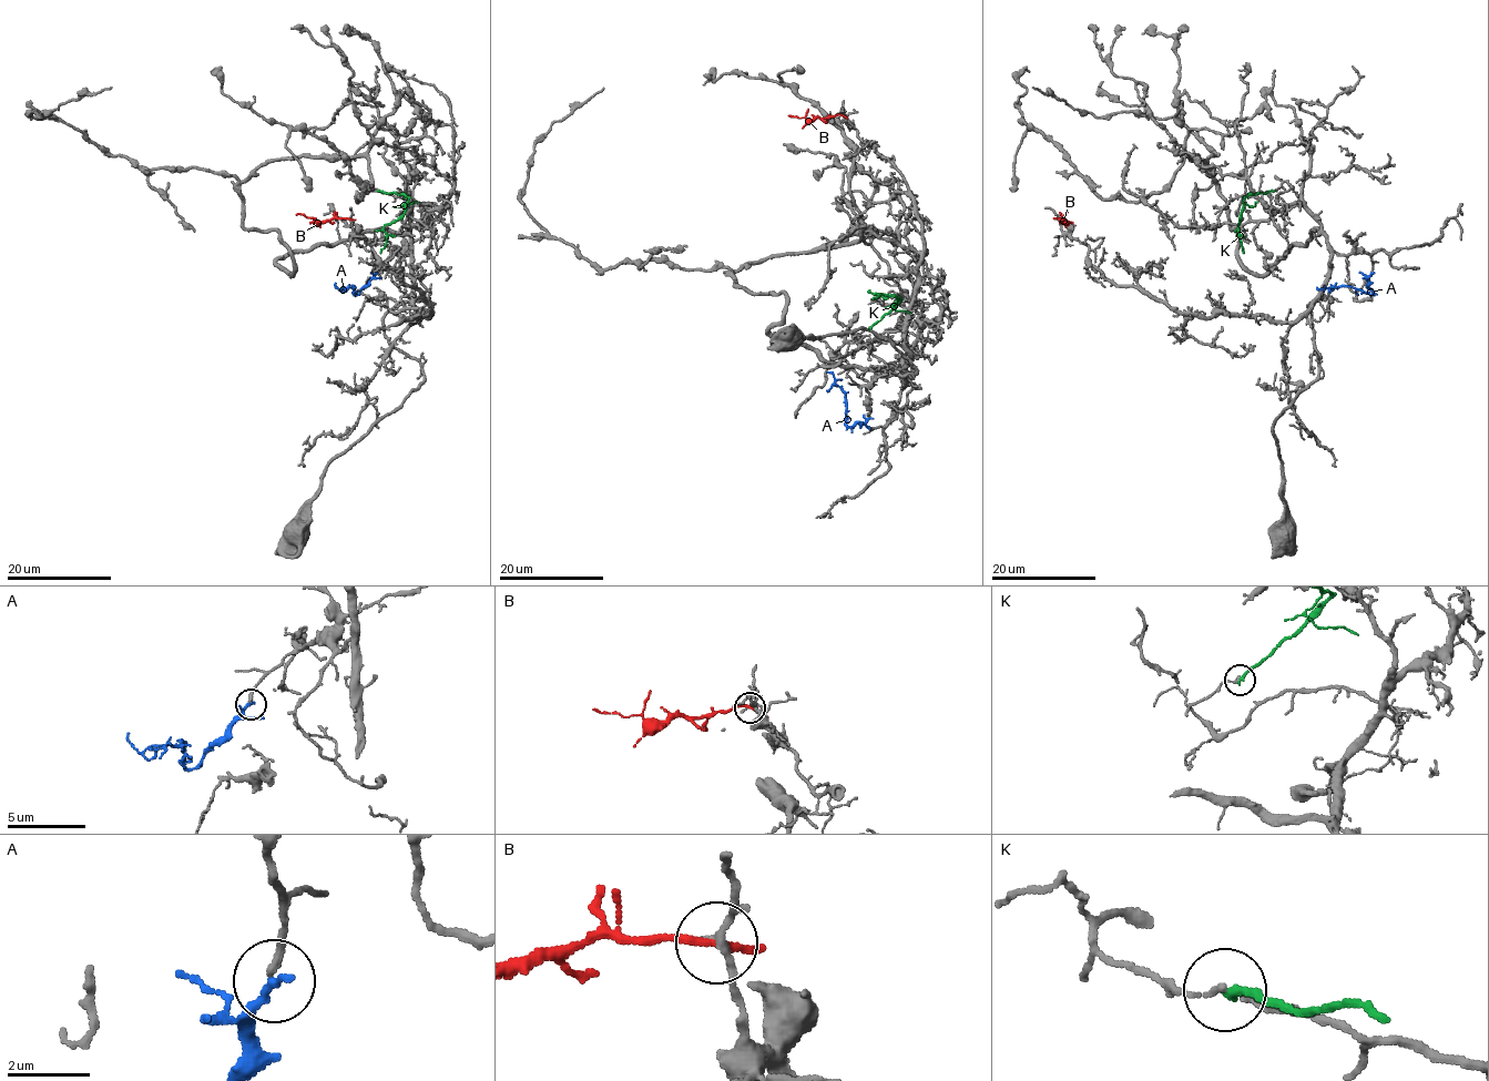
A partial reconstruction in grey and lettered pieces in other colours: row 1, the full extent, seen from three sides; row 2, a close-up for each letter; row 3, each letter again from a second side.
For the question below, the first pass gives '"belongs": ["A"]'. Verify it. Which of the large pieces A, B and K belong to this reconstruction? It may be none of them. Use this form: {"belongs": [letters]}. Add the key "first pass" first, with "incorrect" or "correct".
{"first pass": "correct", "belongs": ["A"]}

